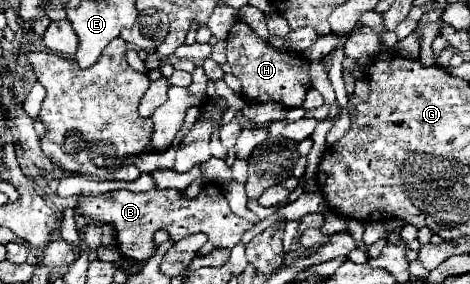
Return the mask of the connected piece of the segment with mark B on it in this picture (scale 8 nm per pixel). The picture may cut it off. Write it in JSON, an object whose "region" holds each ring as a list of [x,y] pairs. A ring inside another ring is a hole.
{"region":[[[206,184],[202,192],[192,200],[182,198],[178,190],[150,190],[150,192],[114,190],[100,196],[78,196],[76,212],[84,216],[88,222],[102,222],[114,226],[120,254],[132,260],[146,260],[156,252],[152,238],[154,232],[160,228],[168,230],[174,242],[184,236],[204,232],[216,248],[234,248],[242,240],[244,232],[248,232],[254,226],[252,222],[238,218],[230,210],[228,200],[224,198],[222,188],[218,184]]]}

